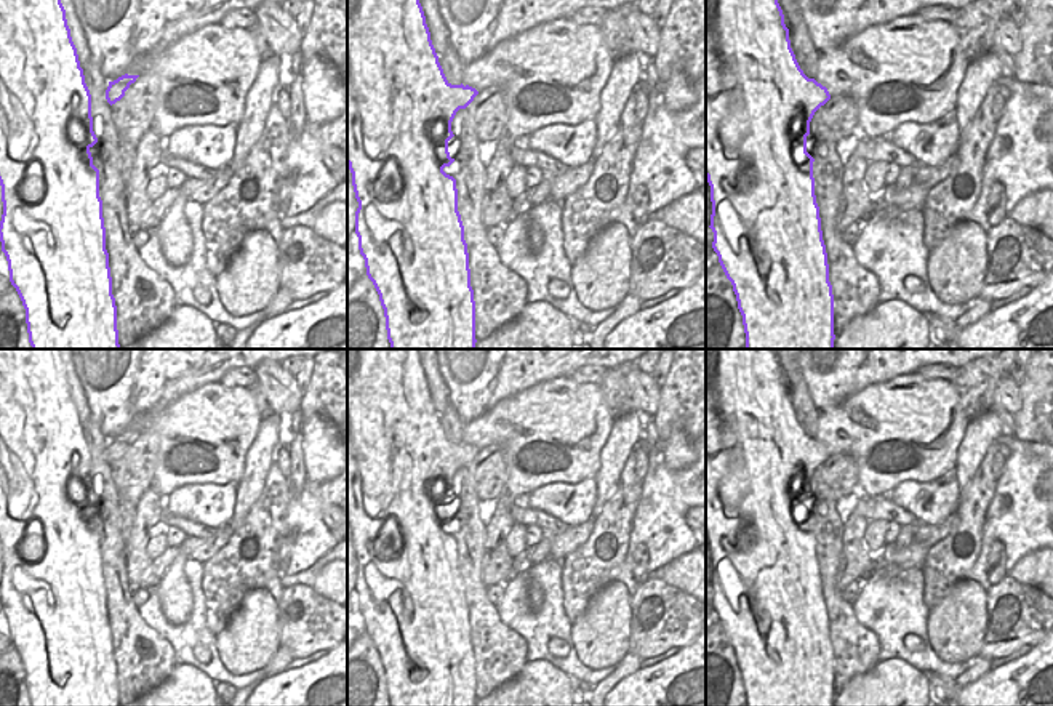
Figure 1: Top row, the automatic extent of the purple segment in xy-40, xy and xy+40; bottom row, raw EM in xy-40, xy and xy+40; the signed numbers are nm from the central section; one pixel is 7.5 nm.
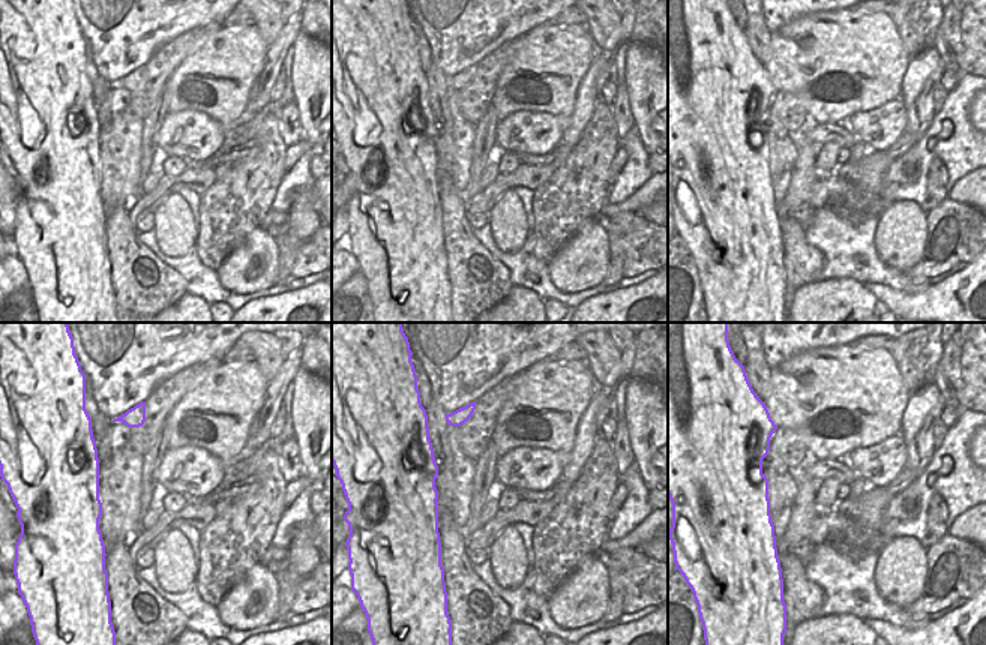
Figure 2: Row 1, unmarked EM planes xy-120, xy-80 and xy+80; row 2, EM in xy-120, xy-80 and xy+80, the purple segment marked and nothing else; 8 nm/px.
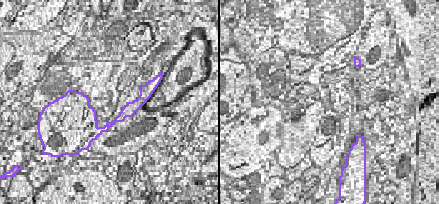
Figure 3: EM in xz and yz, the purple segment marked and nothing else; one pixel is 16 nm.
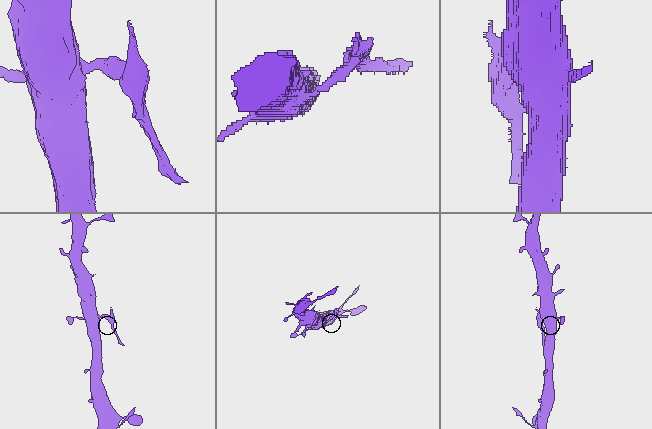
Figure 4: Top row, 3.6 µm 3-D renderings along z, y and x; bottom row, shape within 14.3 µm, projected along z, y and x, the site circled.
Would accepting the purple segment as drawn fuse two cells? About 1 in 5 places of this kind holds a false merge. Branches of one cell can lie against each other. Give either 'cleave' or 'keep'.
cleave

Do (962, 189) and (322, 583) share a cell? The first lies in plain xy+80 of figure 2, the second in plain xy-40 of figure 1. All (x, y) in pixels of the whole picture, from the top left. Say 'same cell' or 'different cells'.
same cell

